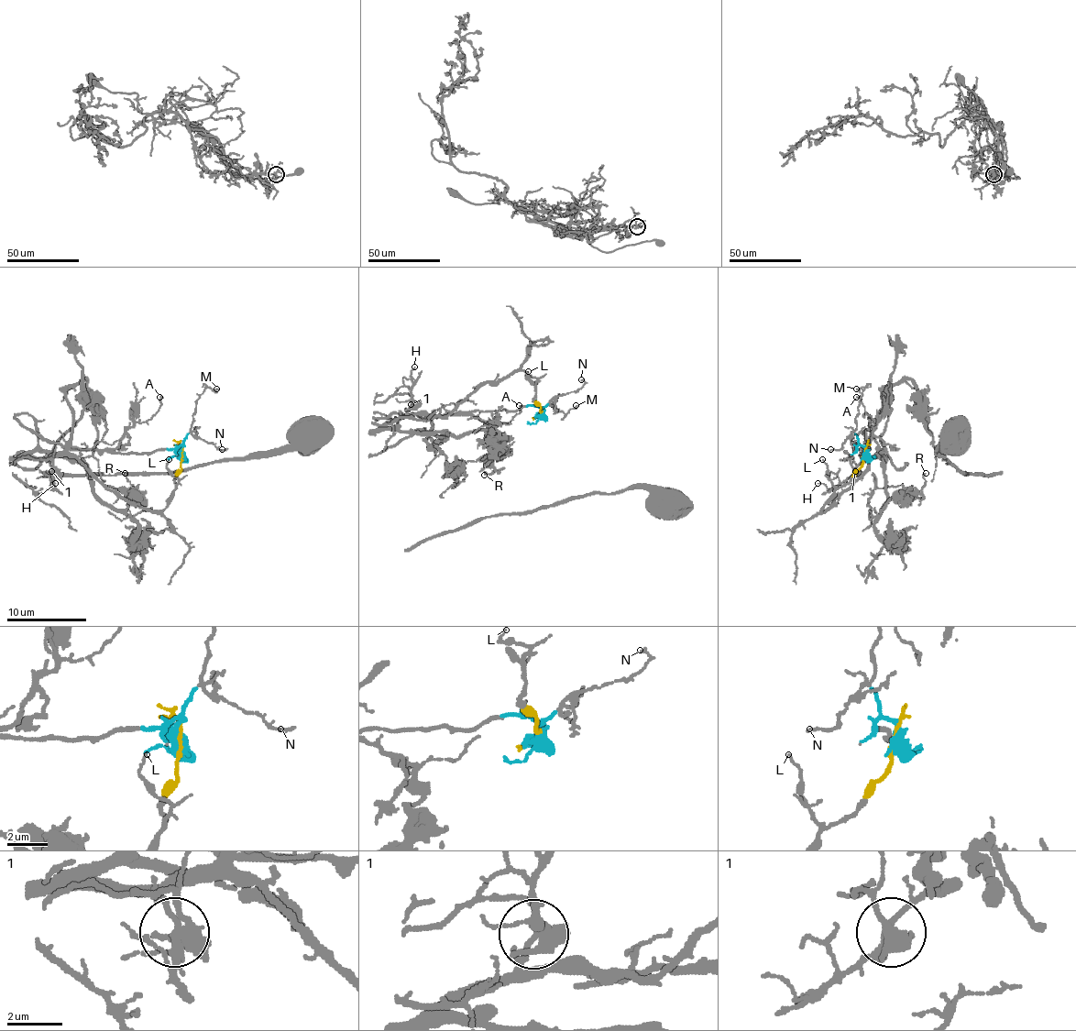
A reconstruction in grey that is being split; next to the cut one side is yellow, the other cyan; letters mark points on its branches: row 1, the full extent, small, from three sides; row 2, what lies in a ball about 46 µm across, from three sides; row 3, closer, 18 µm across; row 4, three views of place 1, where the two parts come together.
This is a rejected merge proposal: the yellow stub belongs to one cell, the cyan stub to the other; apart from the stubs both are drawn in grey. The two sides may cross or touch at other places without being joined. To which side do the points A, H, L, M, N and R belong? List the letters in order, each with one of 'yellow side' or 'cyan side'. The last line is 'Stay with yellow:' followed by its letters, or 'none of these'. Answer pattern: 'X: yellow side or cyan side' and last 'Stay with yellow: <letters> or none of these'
A: cyan side
H: yellow side
L: yellow side
M: cyan side
N: cyan side
R: yellow side
Stay with yellow: H, L, R

